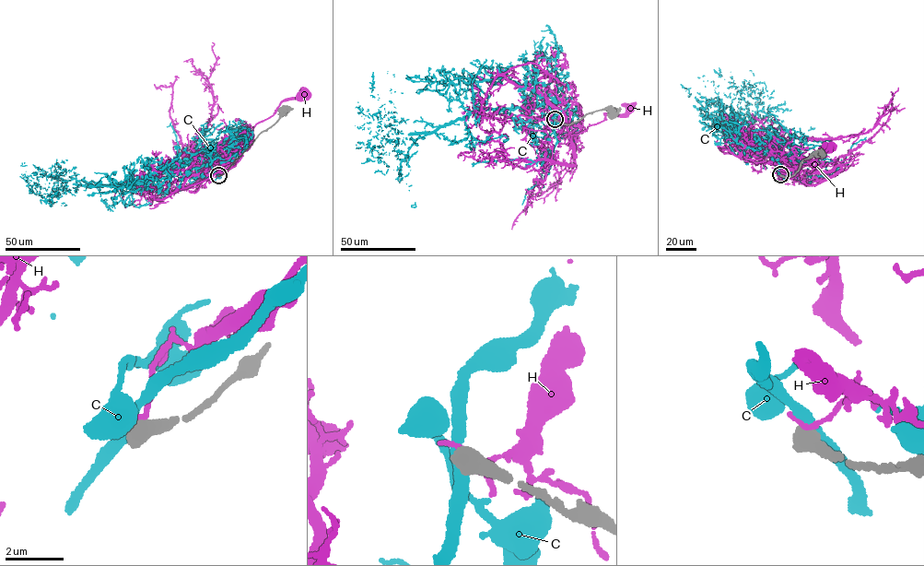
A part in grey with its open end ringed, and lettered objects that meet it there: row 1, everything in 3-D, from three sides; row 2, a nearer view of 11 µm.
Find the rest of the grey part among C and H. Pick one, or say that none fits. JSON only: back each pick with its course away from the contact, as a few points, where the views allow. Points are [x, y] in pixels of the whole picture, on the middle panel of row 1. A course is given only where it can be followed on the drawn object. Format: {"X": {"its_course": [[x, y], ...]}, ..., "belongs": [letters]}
{"belongs": []}

